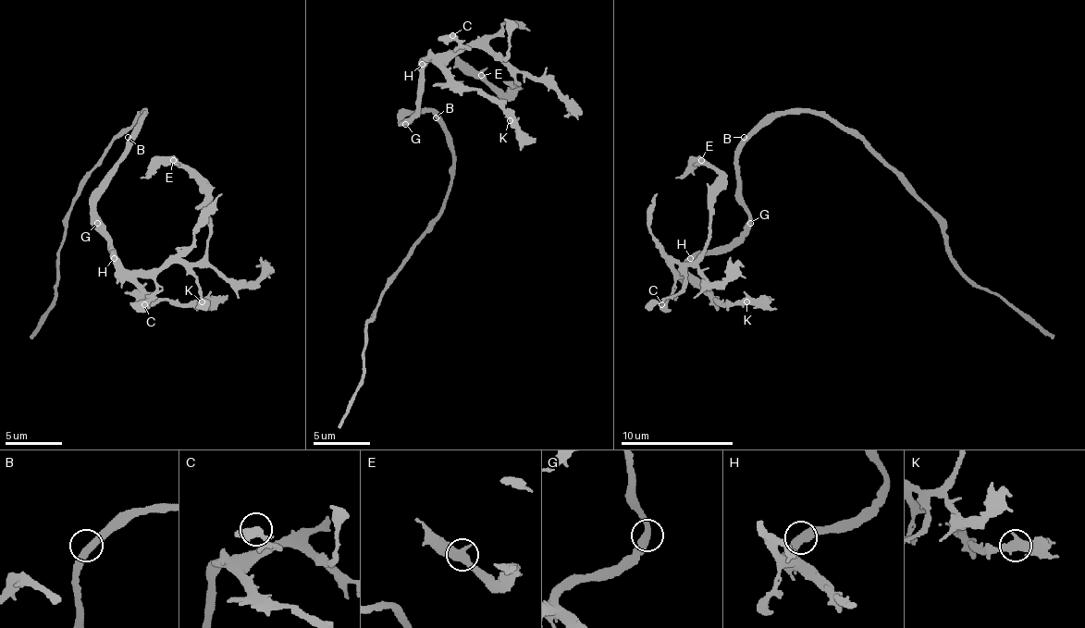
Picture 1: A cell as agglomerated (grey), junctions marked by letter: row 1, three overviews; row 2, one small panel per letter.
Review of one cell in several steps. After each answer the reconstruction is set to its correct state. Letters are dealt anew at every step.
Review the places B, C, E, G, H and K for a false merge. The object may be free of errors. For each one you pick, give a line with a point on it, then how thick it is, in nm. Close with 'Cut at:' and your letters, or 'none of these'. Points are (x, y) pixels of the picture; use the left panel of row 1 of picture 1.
Cut at: none of these

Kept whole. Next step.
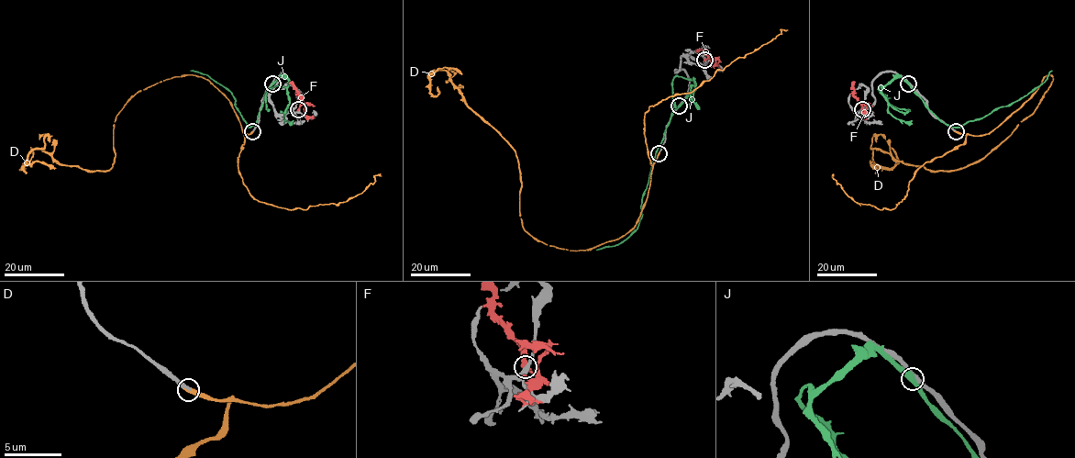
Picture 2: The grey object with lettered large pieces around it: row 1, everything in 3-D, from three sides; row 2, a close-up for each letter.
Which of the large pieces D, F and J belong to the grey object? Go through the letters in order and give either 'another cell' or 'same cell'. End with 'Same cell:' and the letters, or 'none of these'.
D: same cell
F: another cell
J: another cell
Same cell: D

